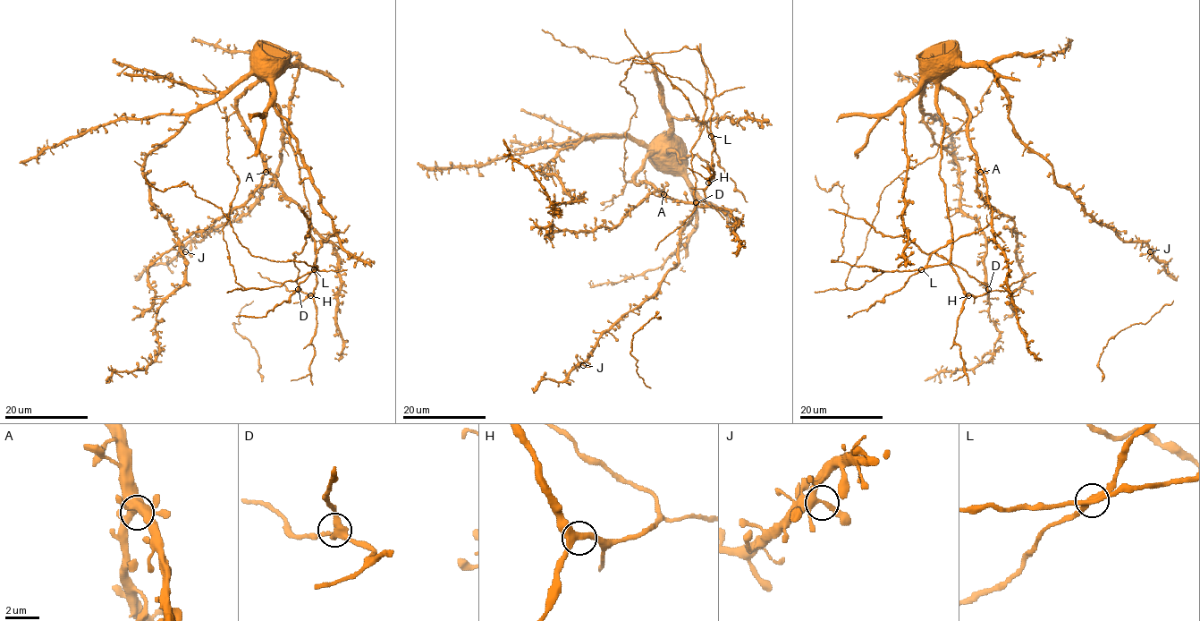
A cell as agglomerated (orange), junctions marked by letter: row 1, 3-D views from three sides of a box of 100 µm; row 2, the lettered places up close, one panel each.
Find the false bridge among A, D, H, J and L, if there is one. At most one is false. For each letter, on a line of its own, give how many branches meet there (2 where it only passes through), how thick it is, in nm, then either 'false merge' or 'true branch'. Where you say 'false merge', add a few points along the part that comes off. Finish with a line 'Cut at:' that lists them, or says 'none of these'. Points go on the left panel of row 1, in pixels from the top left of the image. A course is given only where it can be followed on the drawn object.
A: 4 branches meet; 440 nm thick; true branch
D: 3 branches meet; 300 nm thick; true branch
H: 3 branches meet; 340 nm thick; true branch
J: 4 branches meet; 320 nm thick; true branch
L: 4 branches meet; 320 nm thick; false merge; foreign part runs (314, 269), (291, 296), (265, 317), (235, 317)
Cut at: L

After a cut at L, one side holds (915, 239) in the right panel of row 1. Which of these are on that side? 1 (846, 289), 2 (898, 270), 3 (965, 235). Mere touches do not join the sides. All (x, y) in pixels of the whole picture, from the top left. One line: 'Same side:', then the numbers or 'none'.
Same side: 1, 2

